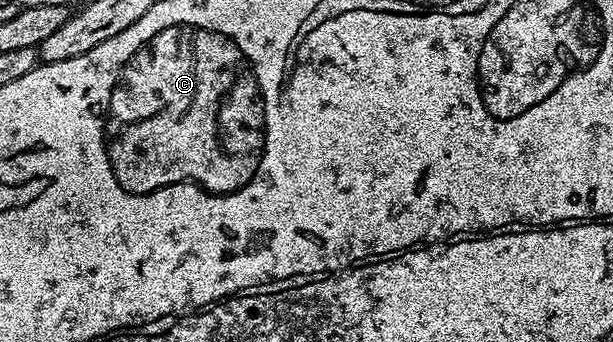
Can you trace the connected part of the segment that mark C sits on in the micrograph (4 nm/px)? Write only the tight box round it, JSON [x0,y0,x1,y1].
[106,26,270,196]

